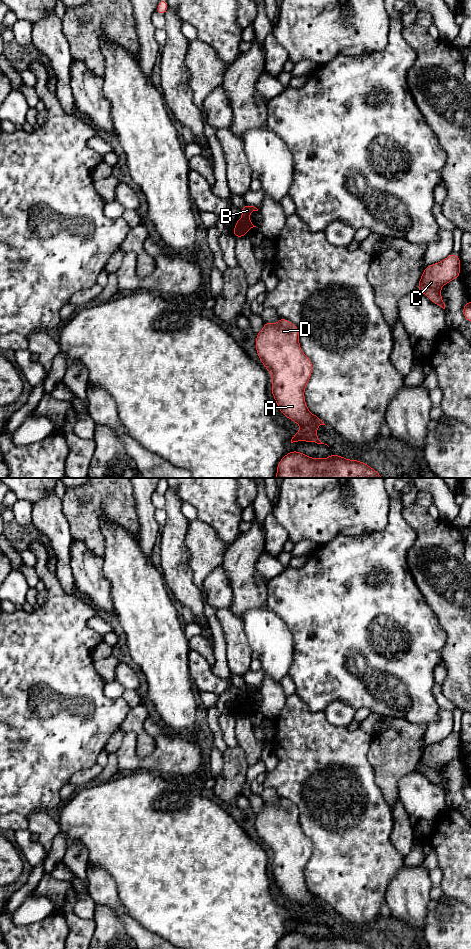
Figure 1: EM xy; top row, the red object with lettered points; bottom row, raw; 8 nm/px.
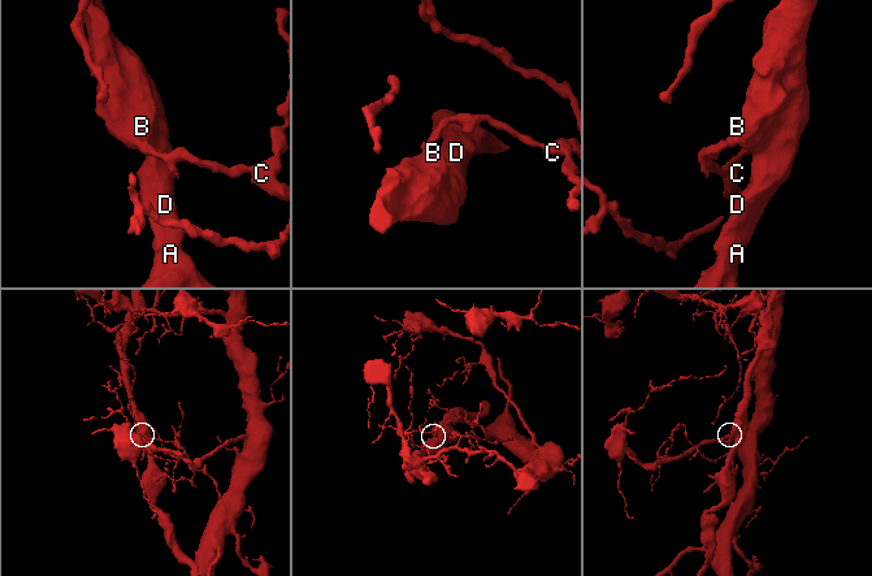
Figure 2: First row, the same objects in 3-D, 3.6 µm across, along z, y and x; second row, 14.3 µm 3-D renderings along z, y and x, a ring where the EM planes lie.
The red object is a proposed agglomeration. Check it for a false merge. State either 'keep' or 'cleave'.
cleave

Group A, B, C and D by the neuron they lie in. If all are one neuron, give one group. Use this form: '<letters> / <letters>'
A B D / C

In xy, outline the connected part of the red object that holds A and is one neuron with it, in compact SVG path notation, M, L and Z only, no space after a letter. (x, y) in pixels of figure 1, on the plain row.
M281 797L276 804L264 802L263 809L256 815L256 832L261 843L271 854L271 872L281 893L301 907L301 910L293 915L291 923L303 920L324 924L317 917L317 907L325 904L317 895L310 893L305 882L304 871L311 857L313 845L300 827L297 806Z

